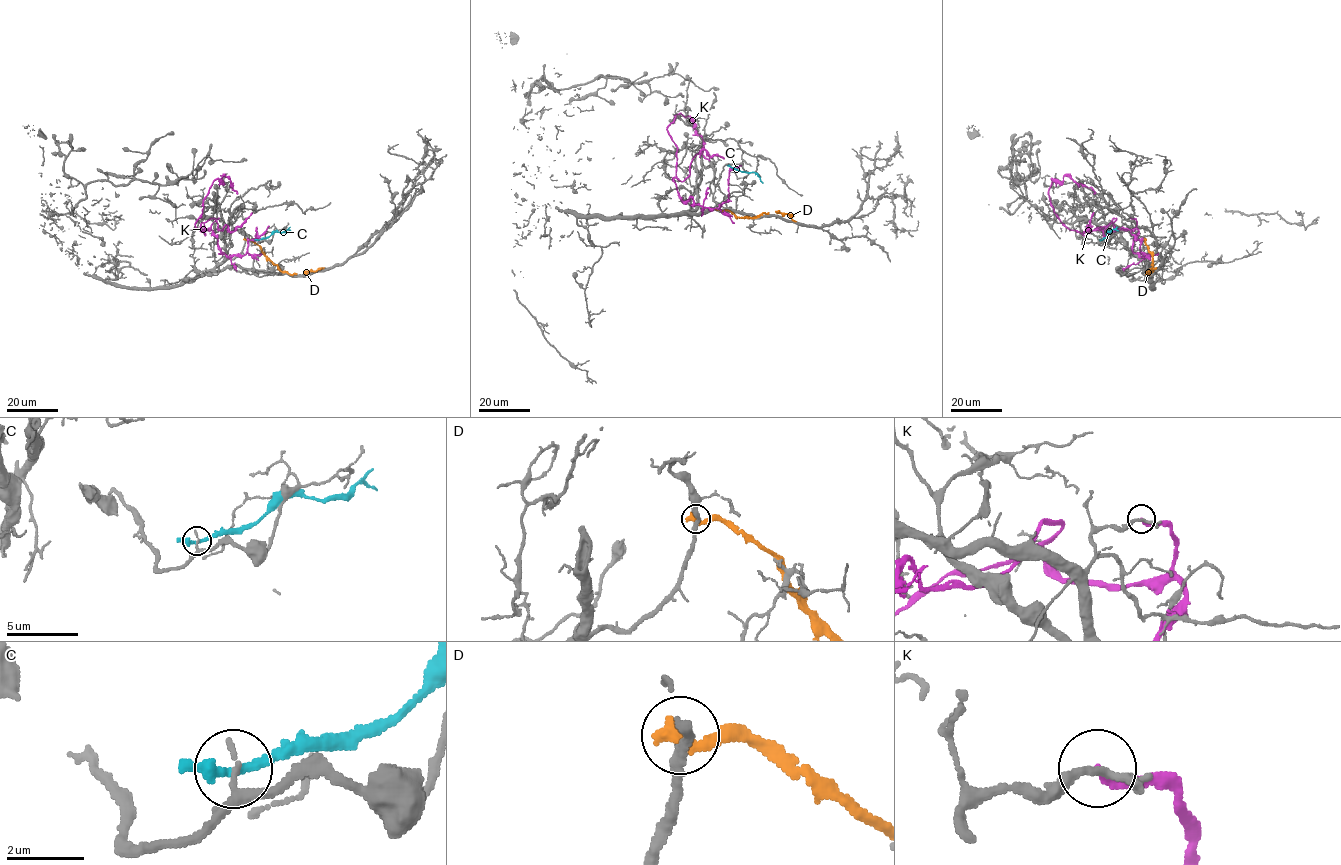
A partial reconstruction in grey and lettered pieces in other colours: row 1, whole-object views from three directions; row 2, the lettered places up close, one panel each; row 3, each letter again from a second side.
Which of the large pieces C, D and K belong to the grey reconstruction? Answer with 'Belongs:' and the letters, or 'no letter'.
Belongs: no letter

